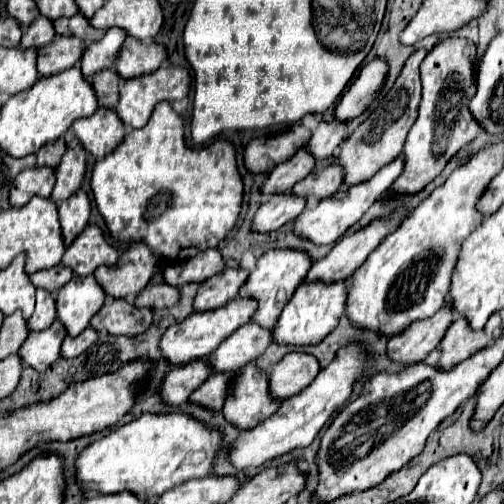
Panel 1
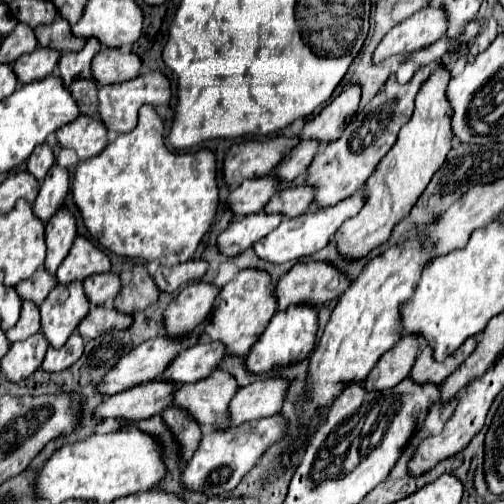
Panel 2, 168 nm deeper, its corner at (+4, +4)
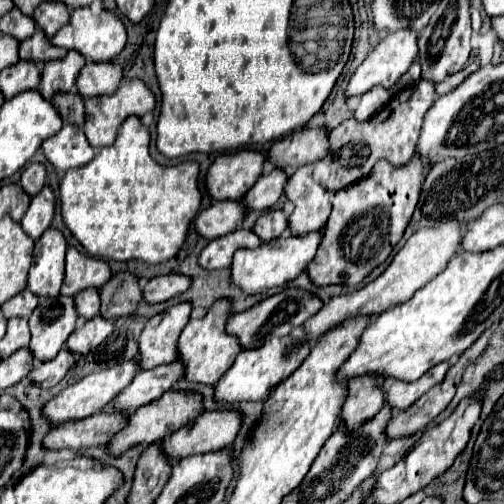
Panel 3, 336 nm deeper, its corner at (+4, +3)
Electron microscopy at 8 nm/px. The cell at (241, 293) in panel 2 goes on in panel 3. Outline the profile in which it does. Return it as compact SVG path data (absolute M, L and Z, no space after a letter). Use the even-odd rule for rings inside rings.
M219 300L201 320L189 320L189 324L183 328L183 332L179 336L179 342L177 342L177 358L185 366L185 372L183 372L185 380L213 386L231 368L233 360L241 352L237 338L229 336L225 332L225 322L229 318L229 308L231 306L229 306L227 300Z

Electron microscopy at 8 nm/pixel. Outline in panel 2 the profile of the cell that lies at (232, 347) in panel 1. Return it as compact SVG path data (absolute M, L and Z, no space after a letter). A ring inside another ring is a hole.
M199 341L189 351L183 351L169 369L159 377L175 383L197 383L205 375L211 375L213 369L225 359L225 347L221 343Z

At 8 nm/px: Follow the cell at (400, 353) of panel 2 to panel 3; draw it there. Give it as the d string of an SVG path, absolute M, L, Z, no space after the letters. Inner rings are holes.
M363 376L359 380L351 380L347 398L343 402L339 424L345 426L345 432L353 432L353 428L361 428L365 420L373 420L373 416L385 406L383 388L373 384L371 376Z

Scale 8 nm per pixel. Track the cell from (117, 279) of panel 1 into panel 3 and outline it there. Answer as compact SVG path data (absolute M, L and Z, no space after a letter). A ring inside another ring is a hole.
M87 288L85 292L79 292L73 300L75 300L75 310L81 318L91 320L93 316L99 314L99 290Z

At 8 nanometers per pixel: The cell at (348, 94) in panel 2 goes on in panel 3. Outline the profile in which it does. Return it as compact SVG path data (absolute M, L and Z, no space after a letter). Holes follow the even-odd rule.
M317 128L317 130L295 130L283 140L277 140L271 150L267 152L269 164L275 168L299 168L309 162L321 160L329 152L329 140L327 140L327 130Z

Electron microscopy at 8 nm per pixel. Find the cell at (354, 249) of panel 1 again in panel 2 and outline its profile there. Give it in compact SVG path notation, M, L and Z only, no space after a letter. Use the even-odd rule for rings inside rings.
M299 261L277 283L279 311L297 303L317 303L337 299L351 279L331 261Z

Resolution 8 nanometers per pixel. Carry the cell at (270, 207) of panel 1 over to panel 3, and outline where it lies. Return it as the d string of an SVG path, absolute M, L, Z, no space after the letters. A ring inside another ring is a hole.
M235 230L227 236L211 240L199 254L199 266L205 270L229 268L237 248L257 248L261 240L251 230Z

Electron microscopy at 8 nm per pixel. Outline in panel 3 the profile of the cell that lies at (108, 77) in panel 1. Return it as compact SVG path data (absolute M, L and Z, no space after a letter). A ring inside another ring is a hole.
M77 92L57 94L51 98L51 102L65 122L81 128L81 124L85 122L85 104L83 104L83 98L77 96Z

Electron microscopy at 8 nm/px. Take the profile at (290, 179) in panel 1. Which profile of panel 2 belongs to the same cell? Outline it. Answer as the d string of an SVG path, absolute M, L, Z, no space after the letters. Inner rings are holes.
M273 173L271 175L265 175L263 179L245 181L235 191L231 191L227 203L239 215L257 213L273 197L273 193L279 189L279 185L281 183L277 181L277 177Z

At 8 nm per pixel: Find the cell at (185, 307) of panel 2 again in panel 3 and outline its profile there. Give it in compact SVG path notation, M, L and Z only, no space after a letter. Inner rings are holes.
M183 302L153 316L145 324L137 342L137 362L141 370L151 370L155 366L169 364L177 358L177 340L181 330L189 322L189 314L191 304Z

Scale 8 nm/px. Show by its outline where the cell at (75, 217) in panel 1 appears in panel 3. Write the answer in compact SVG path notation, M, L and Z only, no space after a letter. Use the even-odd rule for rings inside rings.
M53 228L35 242L33 264L27 278L27 288L35 296L59 296L65 278L65 250L63 234Z

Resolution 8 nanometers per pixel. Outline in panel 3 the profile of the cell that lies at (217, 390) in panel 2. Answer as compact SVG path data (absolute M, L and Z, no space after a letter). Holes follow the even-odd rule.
M165 392L159 400L153 400L145 406L141 406L139 410L131 412L127 416L127 428L121 428L121 432L117 436L113 436L111 442L107 442L107 448L113 456L121 456L125 450L137 446L137 444L153 444L163 440L165 436L177 432L177 428L183 428L185 424L189 424L195 416L199 416L203 412L203 400L199 394L183 394L183 392Z

